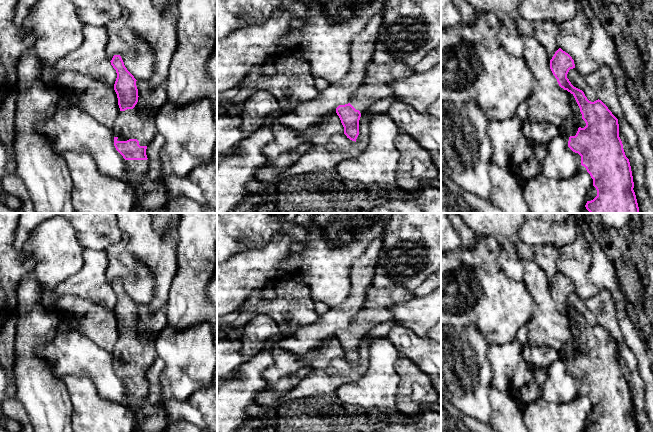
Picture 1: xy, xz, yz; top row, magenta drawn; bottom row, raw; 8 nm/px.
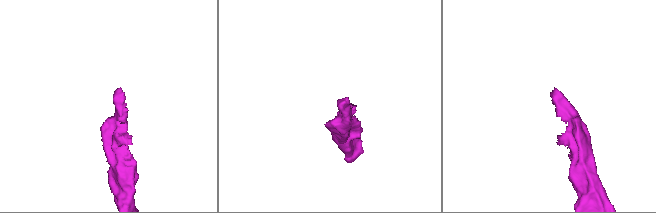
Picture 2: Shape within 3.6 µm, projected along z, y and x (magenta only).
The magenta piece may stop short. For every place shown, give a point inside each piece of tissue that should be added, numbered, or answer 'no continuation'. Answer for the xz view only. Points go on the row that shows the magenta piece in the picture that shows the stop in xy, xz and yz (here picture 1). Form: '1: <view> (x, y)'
1: xz (377, 84)

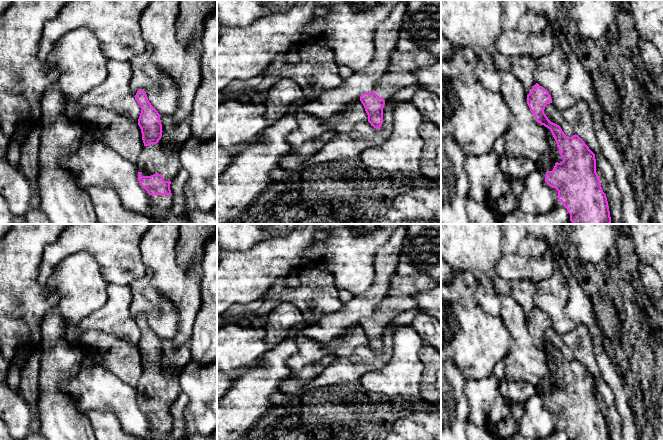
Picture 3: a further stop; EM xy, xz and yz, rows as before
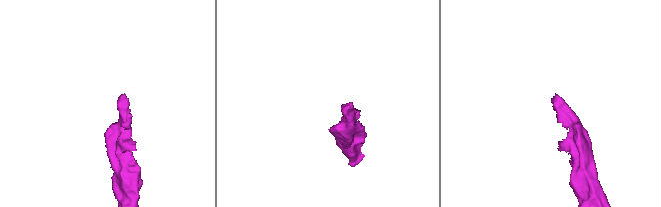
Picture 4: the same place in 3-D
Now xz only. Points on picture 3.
1: xz (401, 72)

